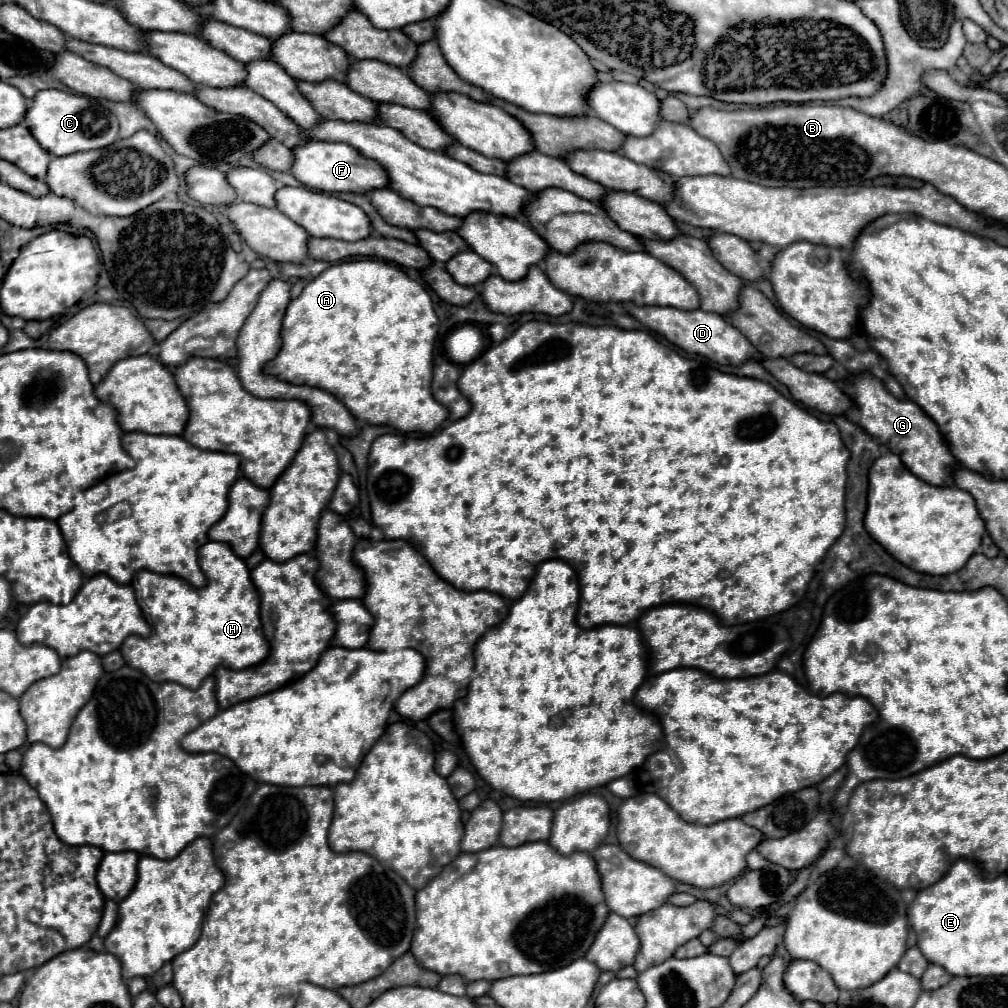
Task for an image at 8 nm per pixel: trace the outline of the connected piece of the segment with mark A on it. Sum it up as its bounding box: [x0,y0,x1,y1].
[264,259,448,435]

